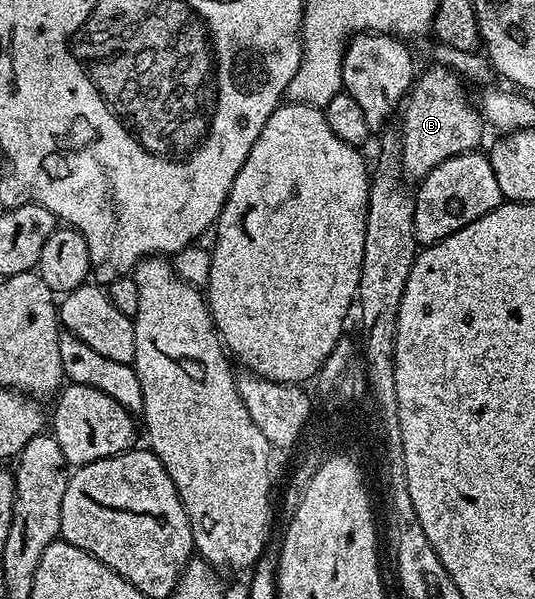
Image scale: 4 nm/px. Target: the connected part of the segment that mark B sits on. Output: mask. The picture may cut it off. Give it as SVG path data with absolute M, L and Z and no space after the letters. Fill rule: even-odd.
M436 65L429 66L427 72L420 74L416 78L406 100L403 114L403 135L399 145L399 157L401 160L401 170L404 176L413 177L412 180L418 181L424 175L429 174L441 161L449 161L449 157L464 155L466 151L474 151L483 139L483 127L485 120L476 104L467 100L467 91L464 80L449 67Z

